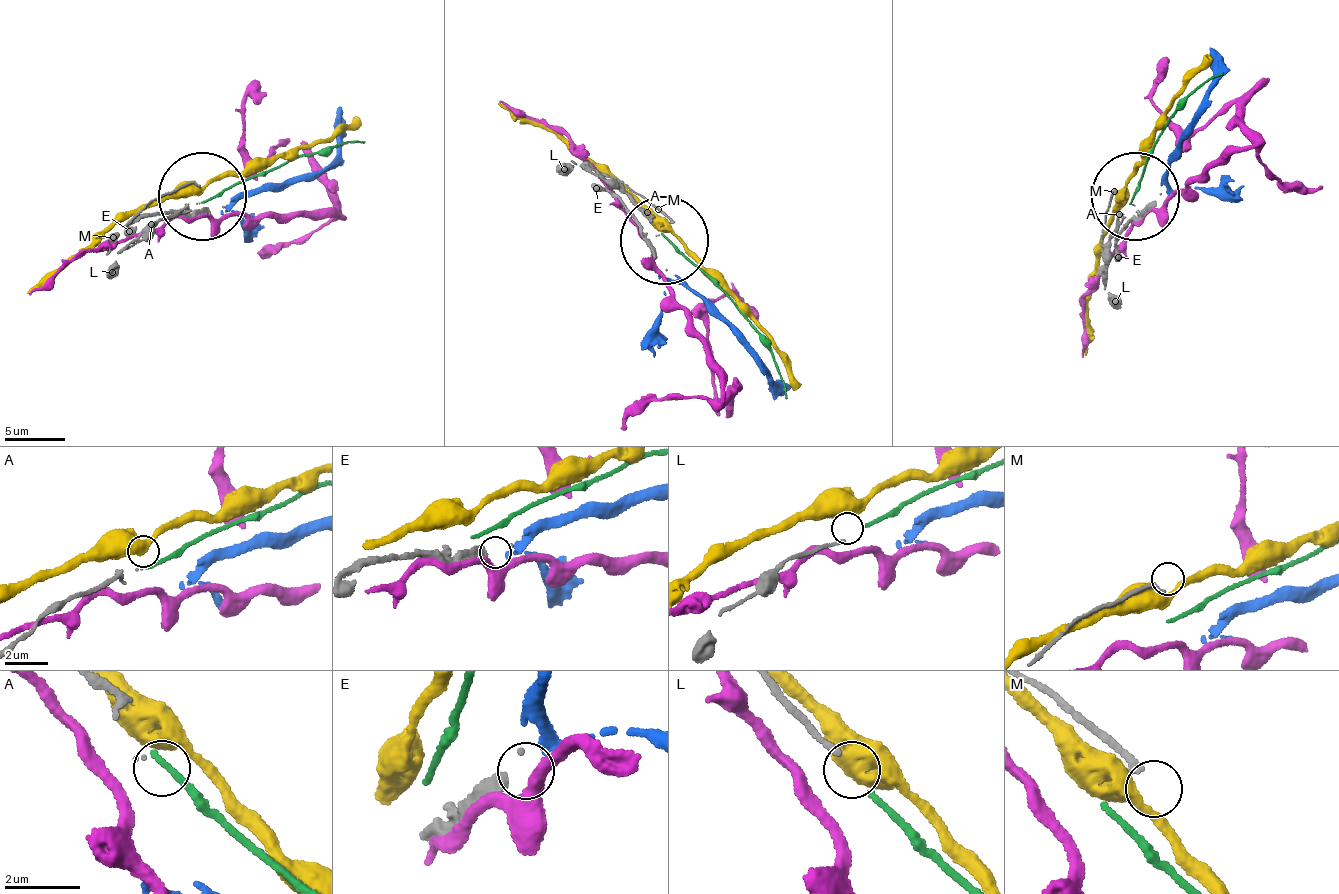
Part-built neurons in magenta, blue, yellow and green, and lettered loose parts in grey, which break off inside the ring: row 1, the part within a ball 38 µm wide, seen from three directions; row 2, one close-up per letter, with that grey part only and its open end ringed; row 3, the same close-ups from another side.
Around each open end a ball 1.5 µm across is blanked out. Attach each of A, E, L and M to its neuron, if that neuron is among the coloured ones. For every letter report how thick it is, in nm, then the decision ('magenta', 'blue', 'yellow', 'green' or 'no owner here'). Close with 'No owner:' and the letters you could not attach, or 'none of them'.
A: 40 nm thick; no owner here
E: 260 nm thick; blue
L: 150 nm thick; green
M: 200 nm thick; no owner here
No owner: A, M

